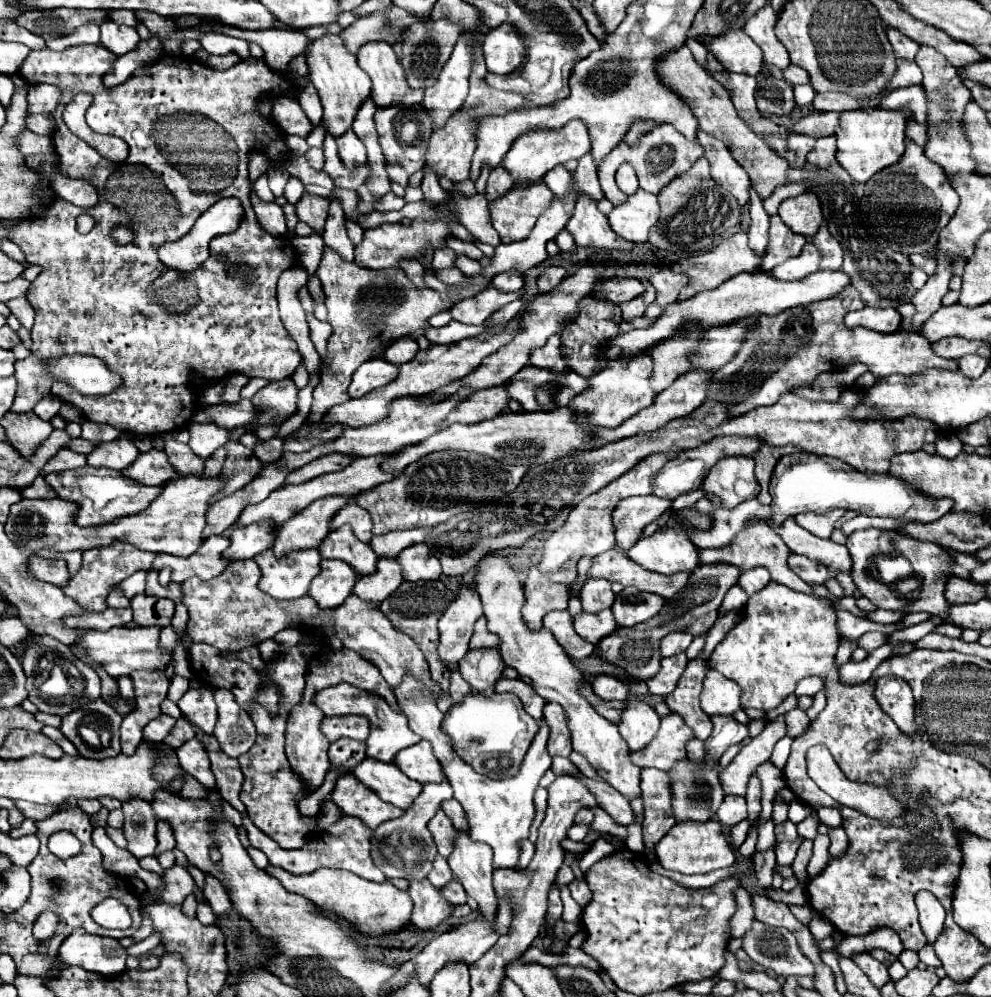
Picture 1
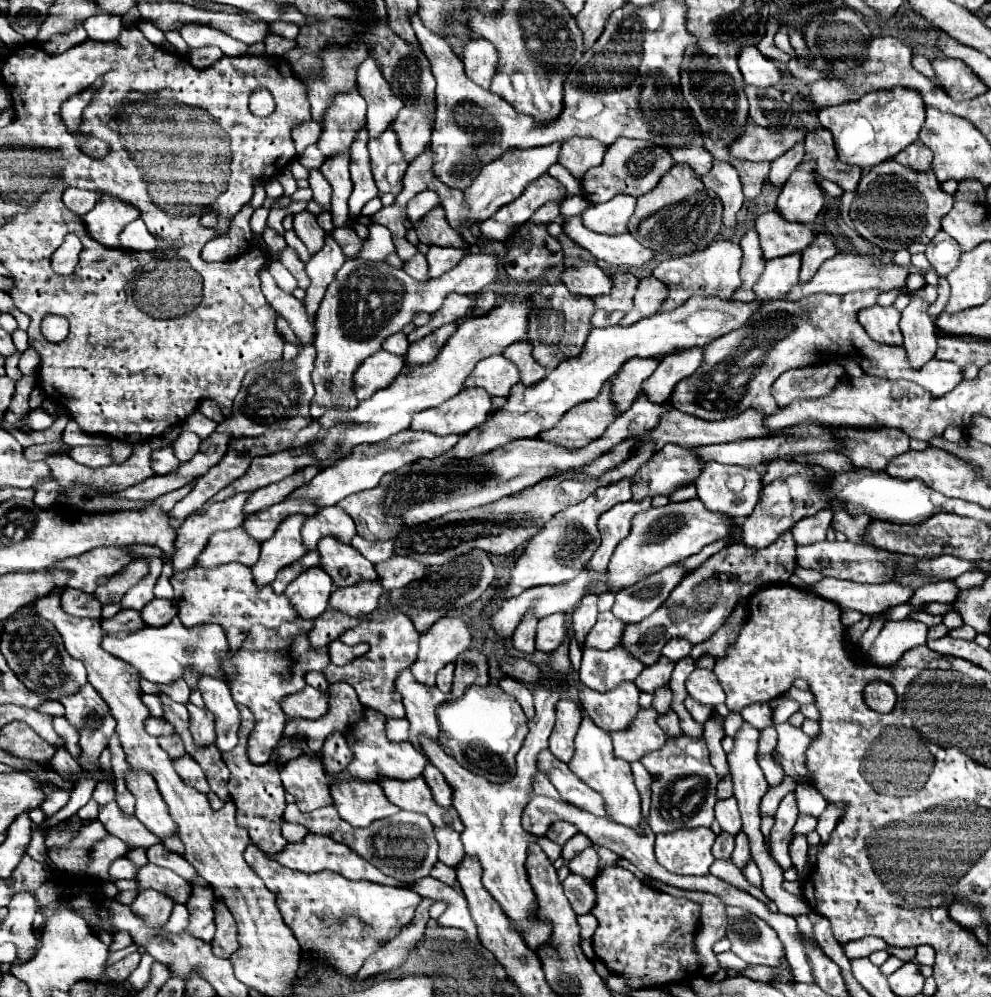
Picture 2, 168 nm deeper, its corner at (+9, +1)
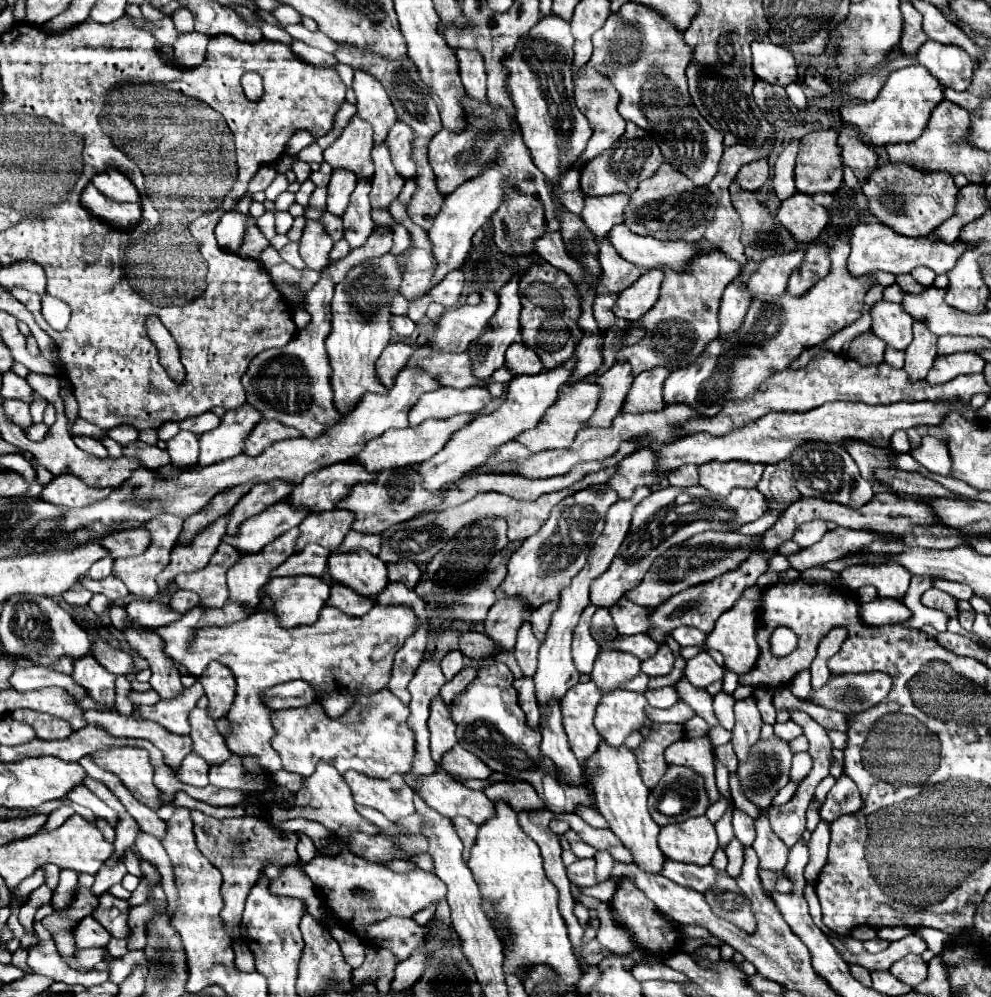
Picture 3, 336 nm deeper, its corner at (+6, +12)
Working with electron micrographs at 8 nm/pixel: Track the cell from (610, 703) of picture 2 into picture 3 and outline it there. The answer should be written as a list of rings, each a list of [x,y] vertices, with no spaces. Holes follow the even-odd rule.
[[[601,651],[595,659],[591,679],[603,693],[619,689],[623,683],[633,679],[641,669],[641,661],[635,655],[621,651]]]

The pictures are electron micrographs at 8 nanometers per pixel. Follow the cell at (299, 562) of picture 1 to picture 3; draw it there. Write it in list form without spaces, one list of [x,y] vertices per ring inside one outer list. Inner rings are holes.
[[[311,543],[301,553],[291,555],[283,565],[271,571],[271,577],[287,577],[287,575],[325,575],[325,563],[329,559],[329,551],[321,545]]]

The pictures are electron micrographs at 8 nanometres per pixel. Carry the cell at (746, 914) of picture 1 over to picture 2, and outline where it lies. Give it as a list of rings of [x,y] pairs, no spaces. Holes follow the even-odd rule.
[[[652,882],[652,886],[660,892],[672,894],[672,896],[684,896],[688,900],[700,902],[702,904],[702,928],[696,934],[696,952],[700,956],[700,964],[702,964],[702,974],[704,976],[712,976],[720,970],[716,954],[712,950],[712,946],[726,938],[726,930],[728,930],[728,918],[726,918],[726,904],[714,896],[714,894],[706,894],[706,892],[696,892],[696,890],[682,890],[682,888],[674,888],[662,882]]]

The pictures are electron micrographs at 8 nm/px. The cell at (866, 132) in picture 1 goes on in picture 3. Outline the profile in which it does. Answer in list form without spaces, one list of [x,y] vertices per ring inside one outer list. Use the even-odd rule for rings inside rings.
[[[909,65],[889,75],[887,83],[883,85],[875,101],[845,103],[841,107],[841,119],[851,123],[861,133],[861,137],[867,139],[873,147],[889,143],[911,143],[925,129],[931,111],[945,99],[943,91],[945,87],[941,87],[941,83],[937,83],[937,79],[933,79],[933,75],[925,71],[925,67]]]

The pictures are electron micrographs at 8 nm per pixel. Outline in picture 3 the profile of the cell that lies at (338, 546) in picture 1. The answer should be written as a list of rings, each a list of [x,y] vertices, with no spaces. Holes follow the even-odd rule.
[[[369,551],[333,553],[329,557],[329,575],[369,599],[377,599],[389,583],[387,565]]]

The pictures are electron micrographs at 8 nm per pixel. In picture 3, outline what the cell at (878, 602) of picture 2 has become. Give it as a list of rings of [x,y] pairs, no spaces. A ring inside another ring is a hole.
[[[941,579],[941,581],[935,583],[935,587],[941,589],[941,591],[945,591],[945,593],[949,593],[949,595],[953,595],[953,597],[957,597],[957,599],[969,601],[973,597],[973,591],[969,591],[969,587],[961,585],[961,583],[949,583],[949,581]]]

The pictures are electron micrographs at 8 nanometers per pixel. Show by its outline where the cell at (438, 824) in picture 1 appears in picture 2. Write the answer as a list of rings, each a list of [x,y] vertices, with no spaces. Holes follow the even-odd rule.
[[[434,828],[434,836],[438,840],[438,860],[446,866],[456,866],[464,858],[464,848],[460,842],[460,834],[450,828]]]

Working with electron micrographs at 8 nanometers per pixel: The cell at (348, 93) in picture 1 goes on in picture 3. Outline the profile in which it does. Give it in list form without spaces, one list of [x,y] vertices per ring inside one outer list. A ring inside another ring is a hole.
[[[359,115],[351,119],[343,135],[325,149],[325,161],[333,169],[347,169],[357,175],[357,179],[373,177],[373,129]]]

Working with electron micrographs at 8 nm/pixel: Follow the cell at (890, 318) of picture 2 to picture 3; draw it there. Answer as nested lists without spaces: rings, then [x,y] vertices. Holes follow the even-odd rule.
[[[879,301],[871,309],[871,317],[873,317],[871,331],[879,339],[883,339],[893,349],[899,349],[899,351],[907,349],[907,345],[913,339],[913,331],[911,331],[913,317],[905,313],[899,303]]]

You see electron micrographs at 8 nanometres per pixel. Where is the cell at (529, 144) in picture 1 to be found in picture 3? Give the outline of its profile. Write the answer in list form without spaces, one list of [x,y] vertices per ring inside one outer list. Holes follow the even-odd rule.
[[[491,165],[481,177],[475,177],[475,179],[463,183],[457,191],[453,191],[451,195],[445,197],[441,213],[433,221],[433,227],[427,231],[429,241],[433,245],[433,257],[437,261],[437,269],[433,273],[433,285],[441,283],[441,279],[445,279],[445,275],[449,271],[459,269],[467,261],[467,255],[471,251],[471,237],[497,211],[497,207],[501,203],[503,185],[505,185],[505,181],[501,181],[499,167]]]

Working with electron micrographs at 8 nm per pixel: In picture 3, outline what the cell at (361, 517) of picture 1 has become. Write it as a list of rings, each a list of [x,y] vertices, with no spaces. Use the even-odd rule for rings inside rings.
[[[333,509],[323,513],[311,513],[301,525],[299,525],[299,539],[295,543],[295,553],[301,551],[309,543],[319,543],[321,547],[335,551],[341,545],[341,539],[351,529],[351,523],[355,521],[353,513],[345,509]]]

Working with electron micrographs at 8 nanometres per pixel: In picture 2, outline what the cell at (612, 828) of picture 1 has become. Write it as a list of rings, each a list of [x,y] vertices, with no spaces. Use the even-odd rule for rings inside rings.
[[[538,772],[534,776],[534,784],[532,784],[532,794],[544,794],[544,796],[552,796],[552,798],[558,798],[558,792],[554,790],[554,786],[550,784],[547,776],[544,776],[542,772]]]

